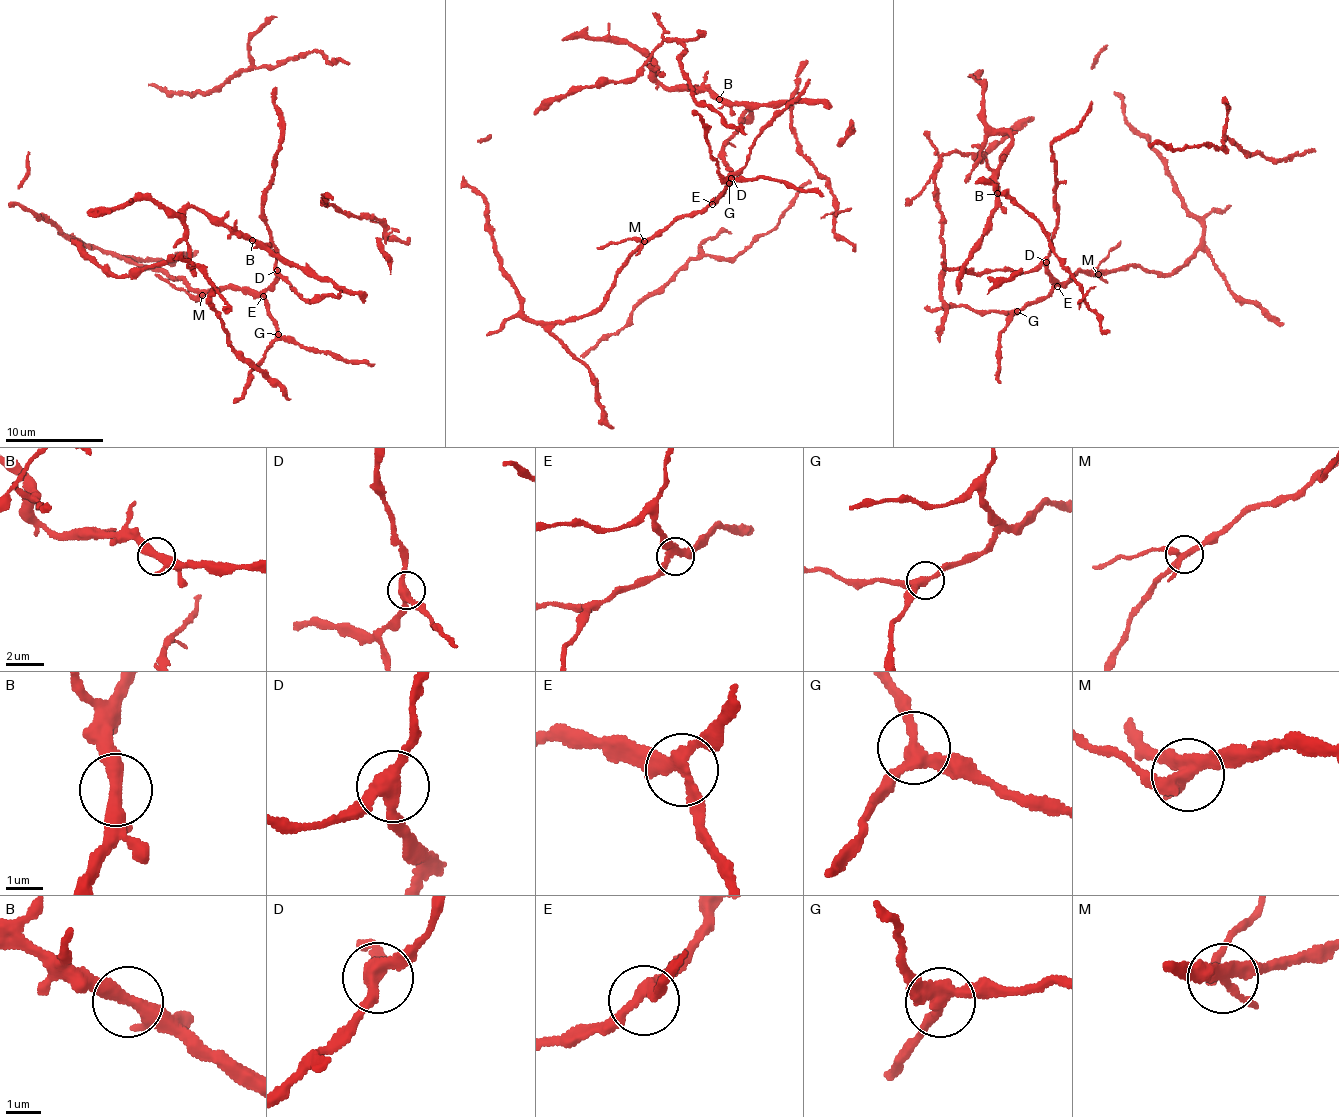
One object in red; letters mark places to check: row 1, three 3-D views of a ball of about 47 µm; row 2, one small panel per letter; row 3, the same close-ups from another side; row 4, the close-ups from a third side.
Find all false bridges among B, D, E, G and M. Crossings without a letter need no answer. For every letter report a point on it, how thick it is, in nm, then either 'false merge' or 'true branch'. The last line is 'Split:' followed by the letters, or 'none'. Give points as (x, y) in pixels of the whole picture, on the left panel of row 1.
B: (252, 240) | 320 nm | true branch
D: (277, 270) | 320 nm | true branch
E: (263, 296) | 280 nm | true branch
G: (278, 334) | 320 nm | false merge
M: (202, 295) | 320 nm | false merge
Split: G, M

